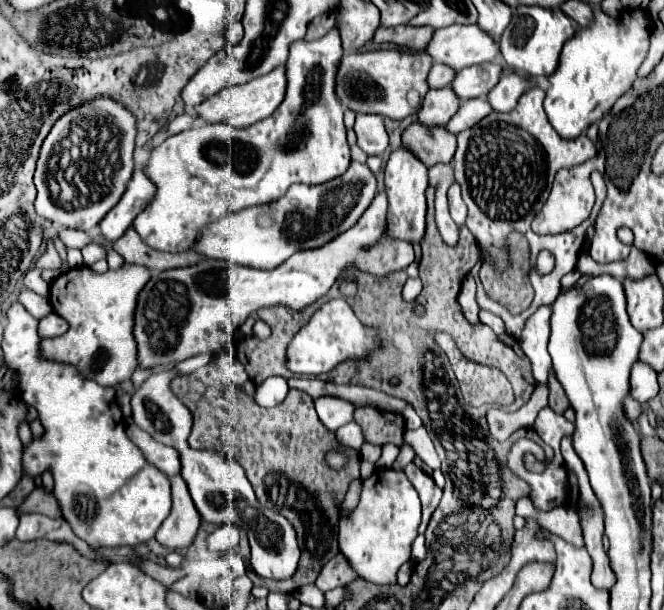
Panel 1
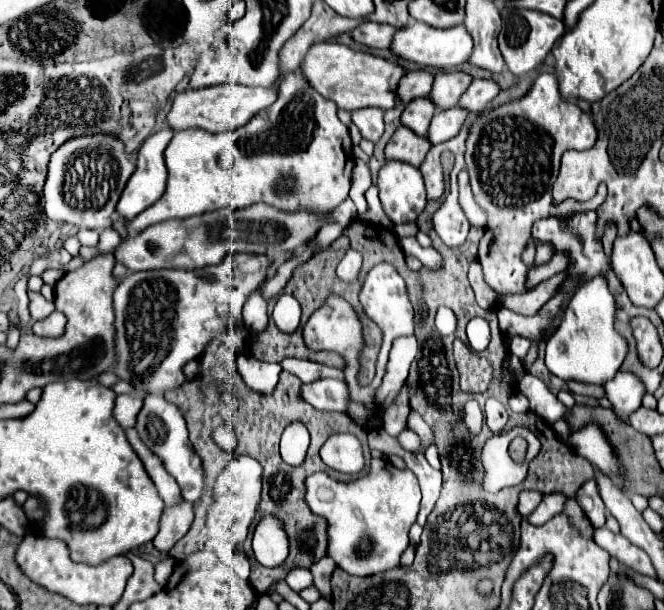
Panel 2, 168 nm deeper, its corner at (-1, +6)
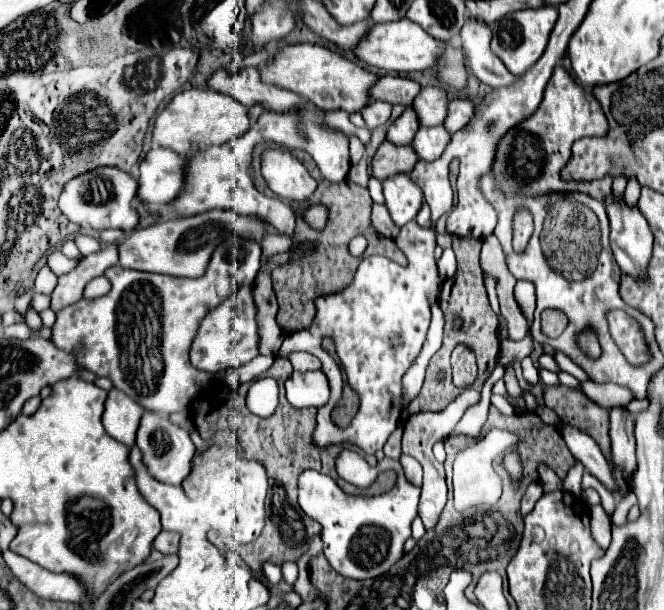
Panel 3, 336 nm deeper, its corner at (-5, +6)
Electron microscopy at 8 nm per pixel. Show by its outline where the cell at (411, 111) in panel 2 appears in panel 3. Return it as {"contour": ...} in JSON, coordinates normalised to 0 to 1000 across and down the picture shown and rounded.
{"contour":[[[610,177],[610,184],[595,197],[595,203],[583,213],[583,230],[592,236],[619,236],[631,213],[631,193],[622,177]]]}

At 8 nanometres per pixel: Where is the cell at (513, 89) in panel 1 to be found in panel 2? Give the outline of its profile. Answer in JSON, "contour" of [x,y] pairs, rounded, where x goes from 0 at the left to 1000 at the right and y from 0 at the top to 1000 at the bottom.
{"contour":[[[712,131],[703,151],[697,151],[697,161],[691,161],[691,177],[703,184],[721,184],[752,154],[752,148],[755,144],[742,131]]]}

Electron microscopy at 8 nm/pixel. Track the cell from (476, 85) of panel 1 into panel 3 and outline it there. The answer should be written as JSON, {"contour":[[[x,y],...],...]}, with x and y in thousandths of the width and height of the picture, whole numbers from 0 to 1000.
{"contour":[[[643,141],[631,151],[622,174],[634,197],[634,207],[658,207],[673,193],[676,154],[661,141]]]}

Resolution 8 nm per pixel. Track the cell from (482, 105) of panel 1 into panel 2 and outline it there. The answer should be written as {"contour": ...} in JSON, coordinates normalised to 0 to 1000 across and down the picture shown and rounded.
{"contour":[[[691,174],[655,187],[652,197],[649,197],[646,216],[643,216],[643,230],[646,230],[652,239],[661,236],[661,233],[679,230],[679,226],[691,216],[691,210],[697,207],[700,193],[703,193],[703,184],[694,180]]]}

